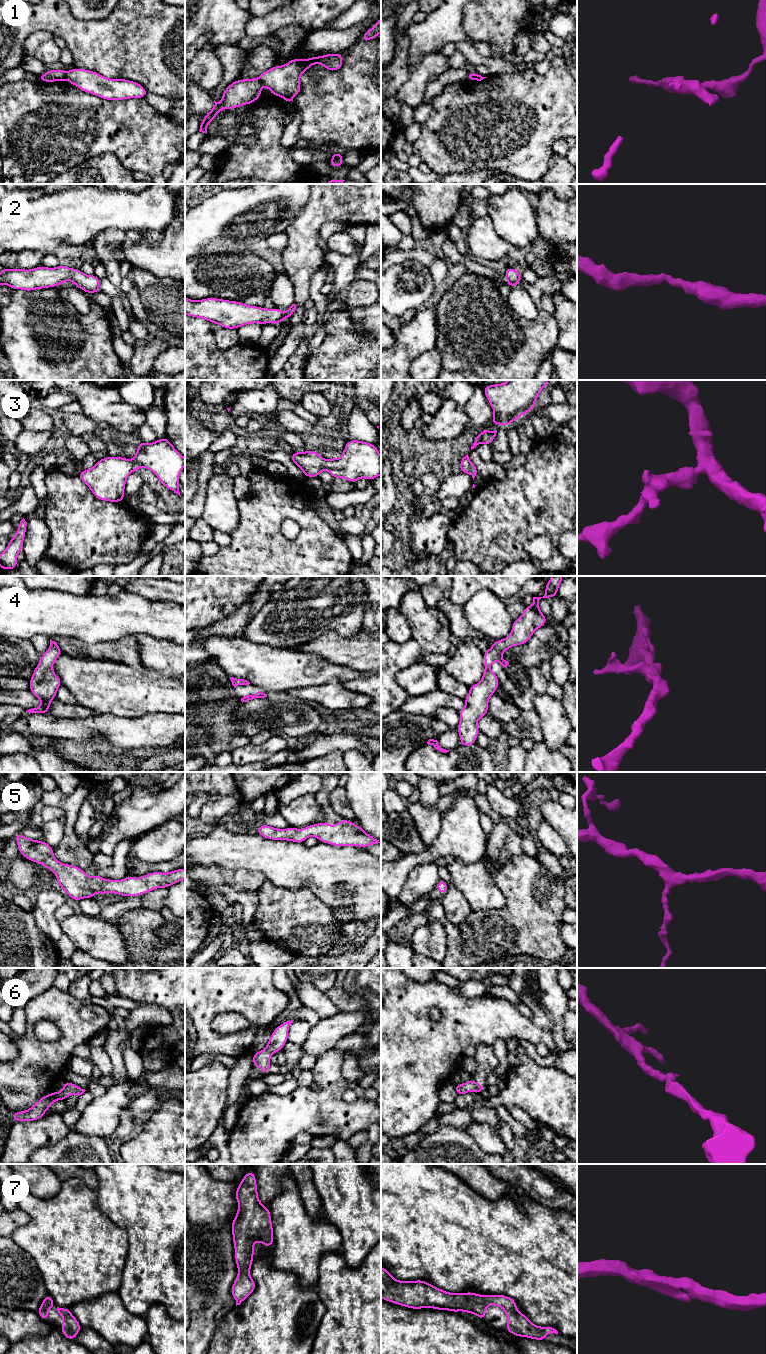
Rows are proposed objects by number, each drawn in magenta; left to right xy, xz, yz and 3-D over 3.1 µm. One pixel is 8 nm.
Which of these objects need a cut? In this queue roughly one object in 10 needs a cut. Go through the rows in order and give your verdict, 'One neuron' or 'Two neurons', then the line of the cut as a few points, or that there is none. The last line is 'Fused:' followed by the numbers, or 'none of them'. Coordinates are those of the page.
1: Two neurons. Split along xz (258, 77), (263, 85)
2: One neuron. No split
3: One neuron. No split
4: One neuron. No split
5: One neuron. No split
6: One neuron. No split
7: One neuron. No split
Fused: 1

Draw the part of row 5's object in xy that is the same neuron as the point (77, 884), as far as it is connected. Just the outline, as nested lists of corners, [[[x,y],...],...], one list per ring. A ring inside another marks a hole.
[[[15,834],[19,853],[29,861],[39,863],[52,871],[57,877],[57,883],[73,900],[94,898],[95,893],[106,895],[108,892],[119,896],[132,895],[138,897],[157,888],[169,886],[185,880],[185,868],[171,872],[151,872],[138,879],[132,875],[122,880],[109,880],[98,874],[89,877],[77,866],[59,862],[53,853],[53,847],[45,841],[33,840],[21,834]]]

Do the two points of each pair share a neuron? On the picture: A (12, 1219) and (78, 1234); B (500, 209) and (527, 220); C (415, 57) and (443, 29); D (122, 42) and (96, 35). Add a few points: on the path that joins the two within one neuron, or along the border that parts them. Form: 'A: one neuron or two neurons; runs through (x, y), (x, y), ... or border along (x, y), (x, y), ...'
A: two neurons; border along (19, 1207), (28, 1214), (29, 1221), (10, 1235)
B: one neuron; runs through (507, 211), (517, 220), (520, 220)
C: one neuron; runs through (421, 50), (436, 35)
D: one neuron; runs through (116, 42), (102, 41)

